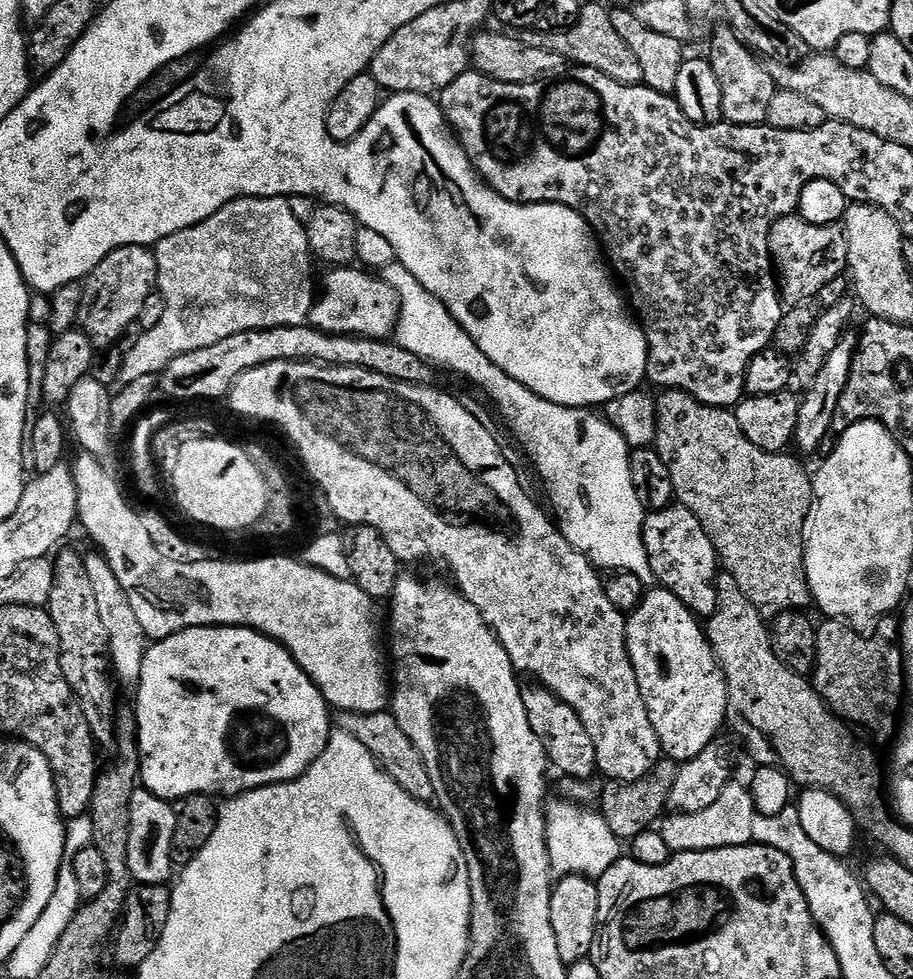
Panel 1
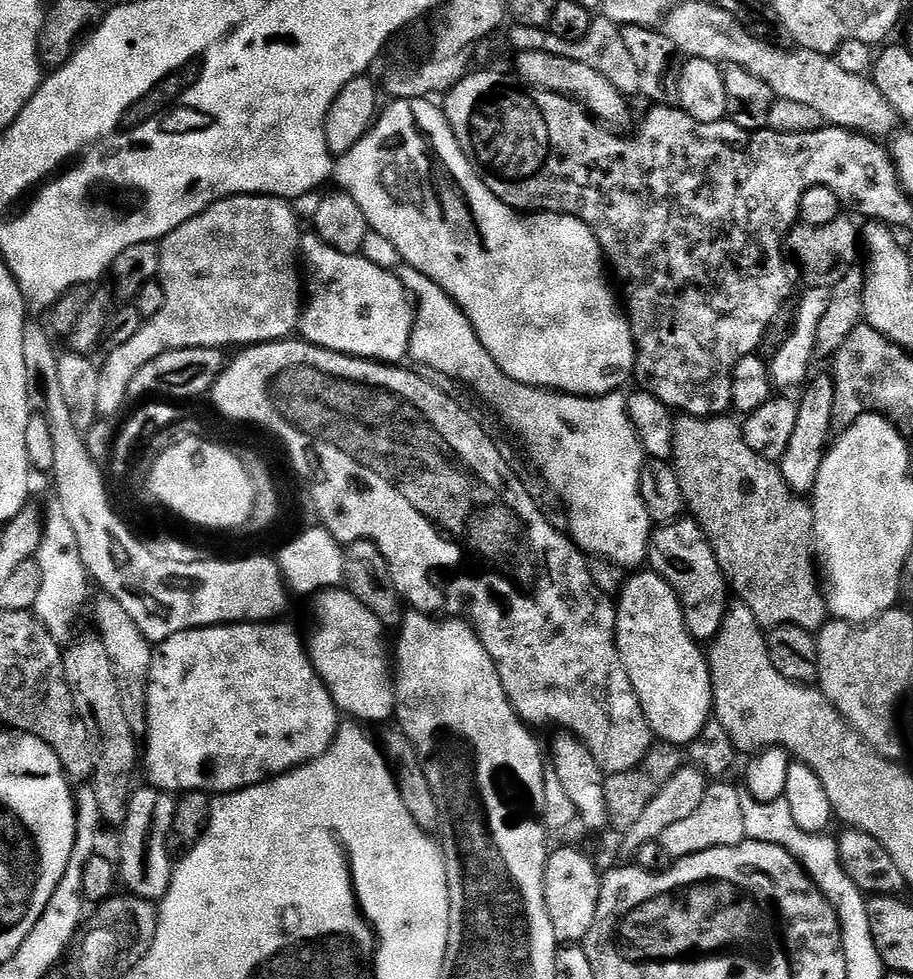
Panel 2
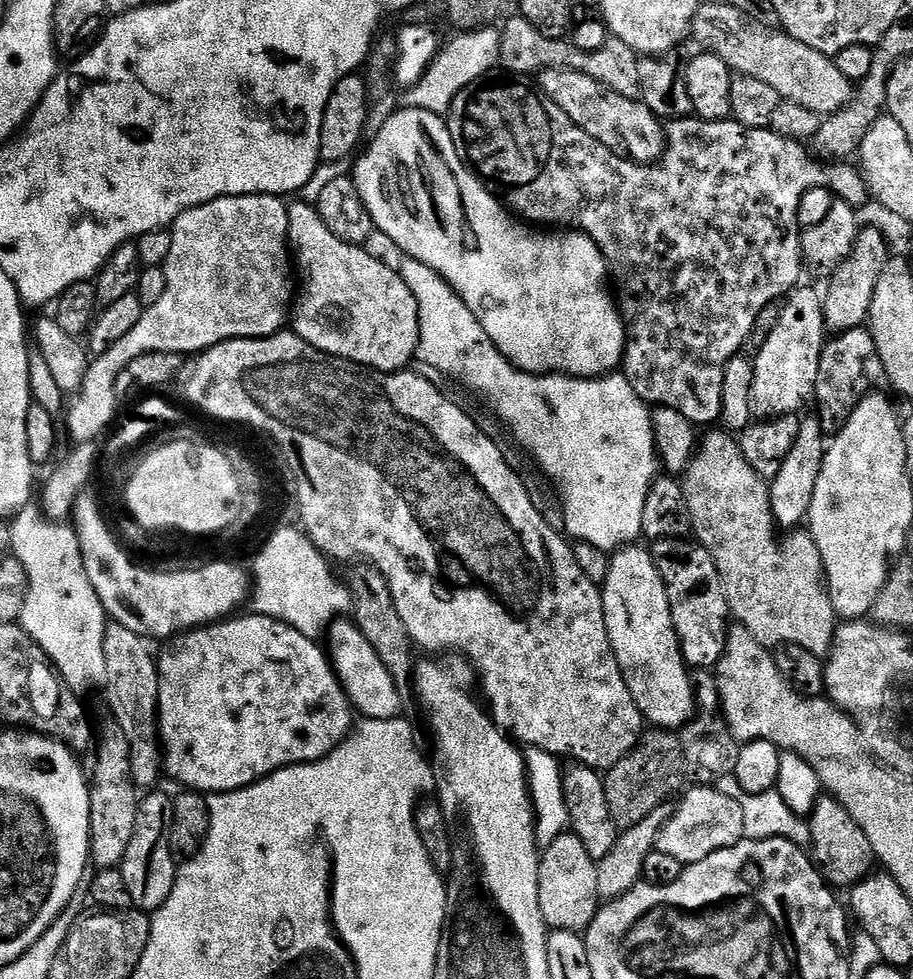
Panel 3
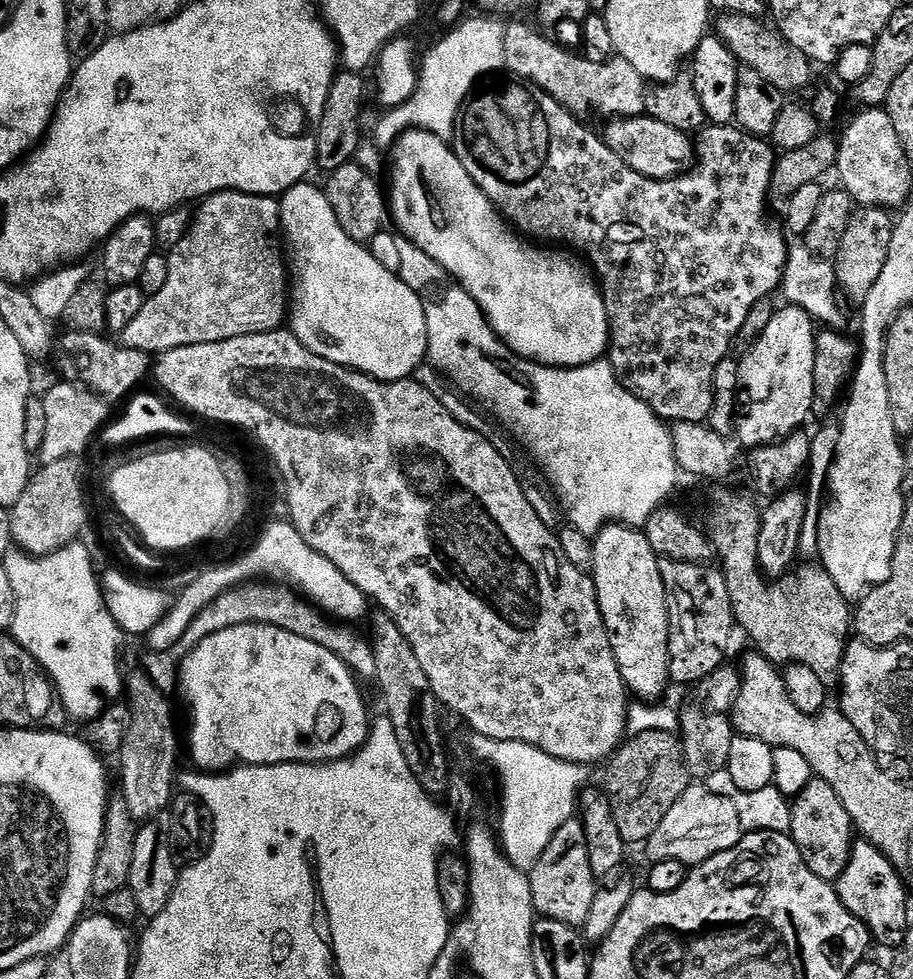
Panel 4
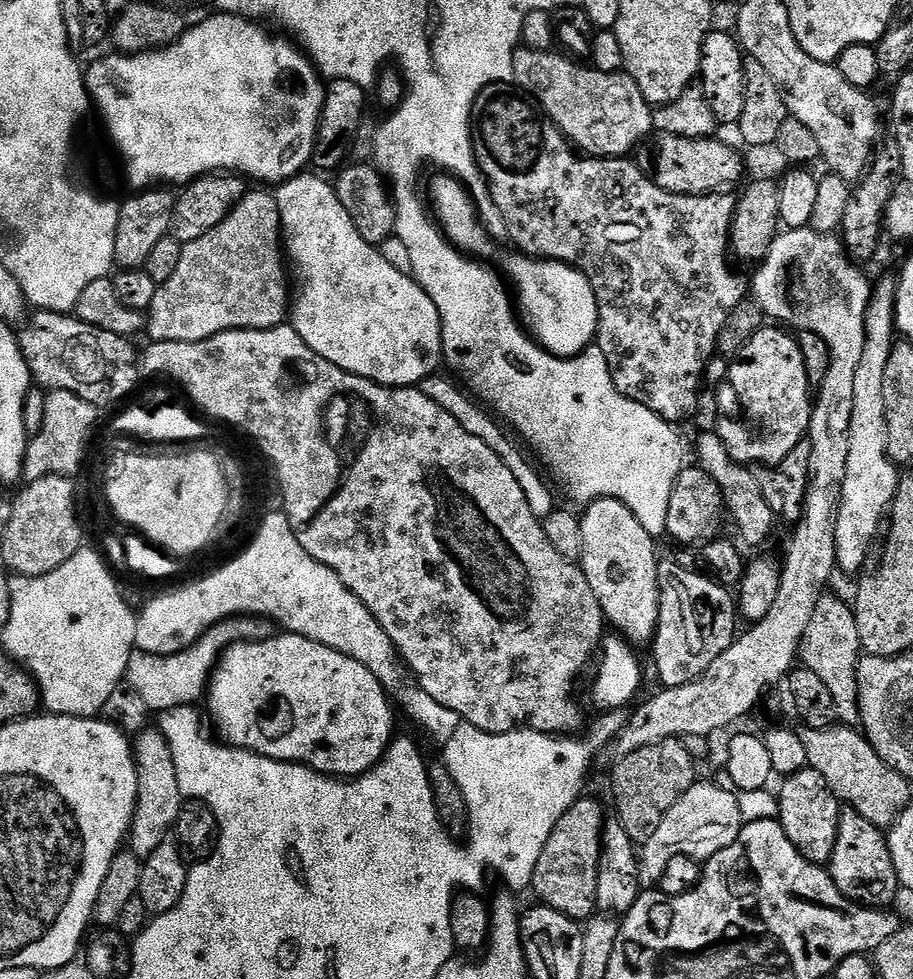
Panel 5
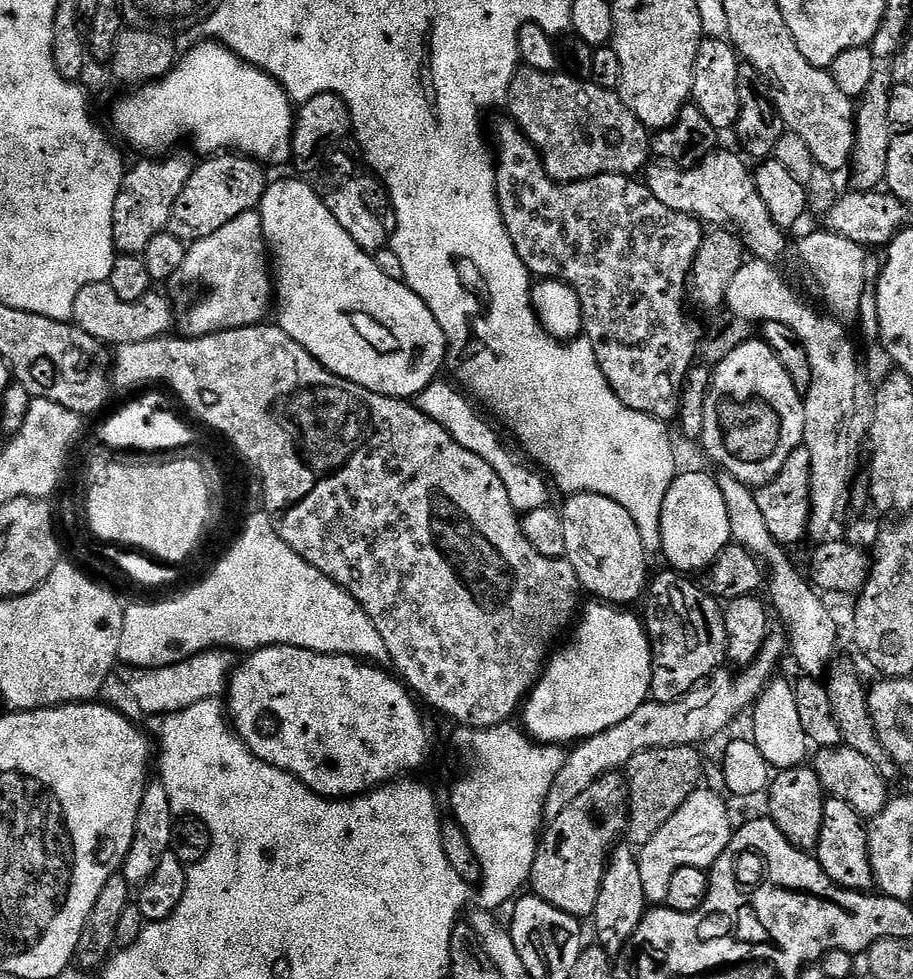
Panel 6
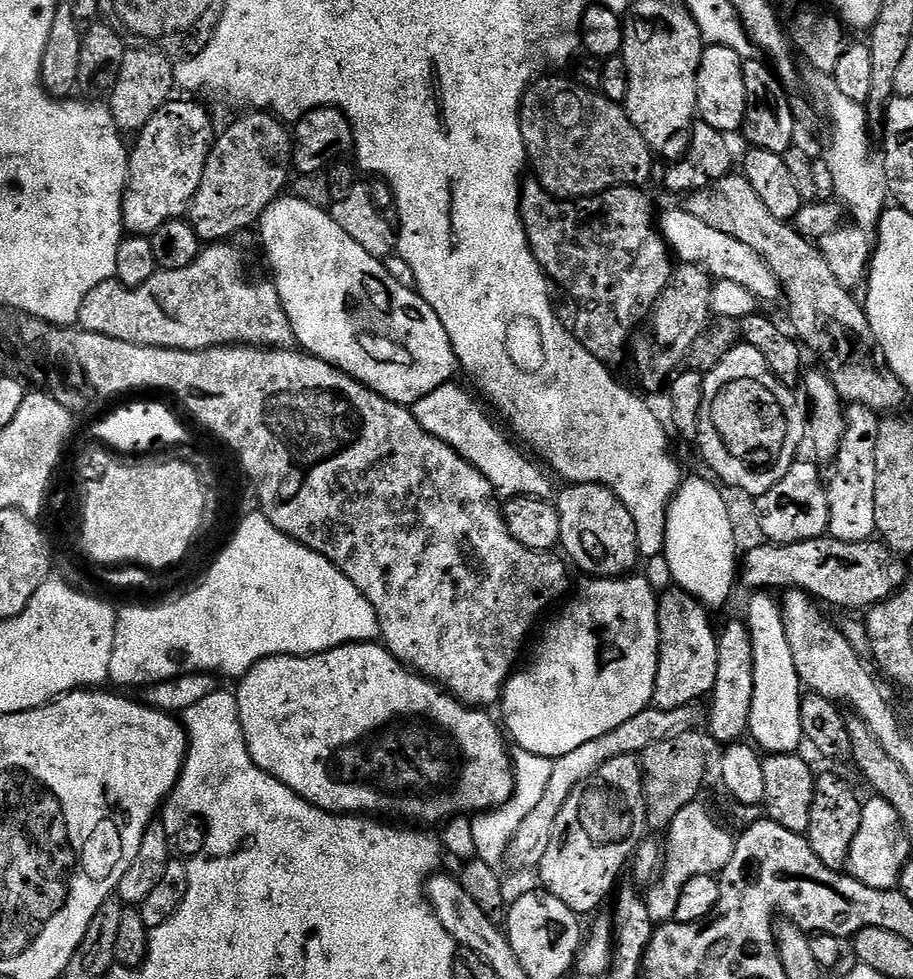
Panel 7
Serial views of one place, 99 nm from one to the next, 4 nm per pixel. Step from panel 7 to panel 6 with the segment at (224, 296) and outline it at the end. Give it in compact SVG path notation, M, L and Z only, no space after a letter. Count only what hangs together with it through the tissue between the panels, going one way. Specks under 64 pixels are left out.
M111 283L91 284L74 298L71 323L105 346L119 346L167 337L172 328L172 304L164 296L149 294L138 302L122 302Z

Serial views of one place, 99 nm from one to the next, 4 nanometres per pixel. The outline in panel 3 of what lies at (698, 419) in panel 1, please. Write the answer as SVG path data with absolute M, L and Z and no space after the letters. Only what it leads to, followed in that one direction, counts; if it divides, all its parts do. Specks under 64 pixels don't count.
M716 430L705 431L708 432L705 436L703 433L696 449L696 454L692 457L691 462L688 463L687 472L683 473L682 483L684 485L684 493L686 494L686 506L690 510L690 518L692 519L692 532L695 539L711 554L718 566L724 593L728 599L729 613L734 617L737 625L750 630L750 634L754 634L754 638L758 638L760 645L766 649L775 650L782 647L783 644L793 644L794 646L806 646L806 650L810 650L815 656L827 657L828 651L832 648L832 639L838 627L838 617L828 593L828 581L824 575L824 563L822 562L822 554L818 550L818 542L814 542L811 531L808 530L789 531L787 534L784 534L781 540L776 537L778 525L771 510L769 481L763 480L758 474L758 470L754 470L754 466L750 466L750 462L746 462L746 458L740 449L739 439L735 435L729 434L724 430L719 430L720 432L712 431Z

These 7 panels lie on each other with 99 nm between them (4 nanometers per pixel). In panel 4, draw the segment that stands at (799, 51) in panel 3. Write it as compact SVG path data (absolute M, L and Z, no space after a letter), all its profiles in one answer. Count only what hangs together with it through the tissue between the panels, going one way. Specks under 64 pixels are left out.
M724 14L719 17L720 21L715 21L714 28L721 40L736 55L737 61L745 68L753 68L758 70L758 74L762 74L762 78L766 78L775 88L780 89L785 94L796 92L799 88L804 88L812 80L813 65L805 58L797 48L793 48L779 31L767 28L766 25L754 16L735 16L733 14Z

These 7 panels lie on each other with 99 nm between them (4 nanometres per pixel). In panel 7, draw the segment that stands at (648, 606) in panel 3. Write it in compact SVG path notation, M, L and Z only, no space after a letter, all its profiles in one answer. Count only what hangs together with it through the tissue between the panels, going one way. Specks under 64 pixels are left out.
M572 484L558 496L554 503L560 519L559 547L564 548L563 555L592 578L629 575L640 556L642 536L626 505L601 484Z

